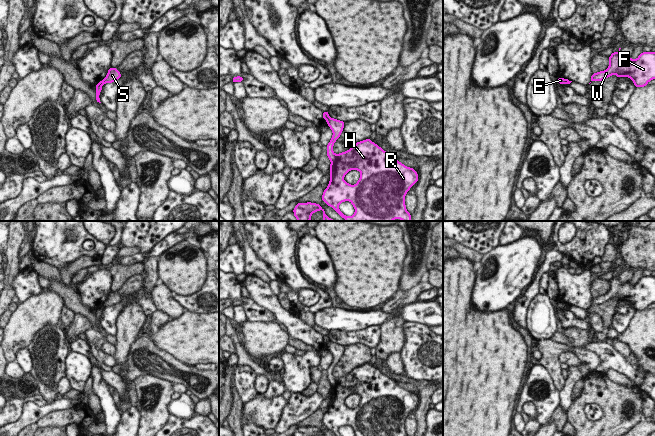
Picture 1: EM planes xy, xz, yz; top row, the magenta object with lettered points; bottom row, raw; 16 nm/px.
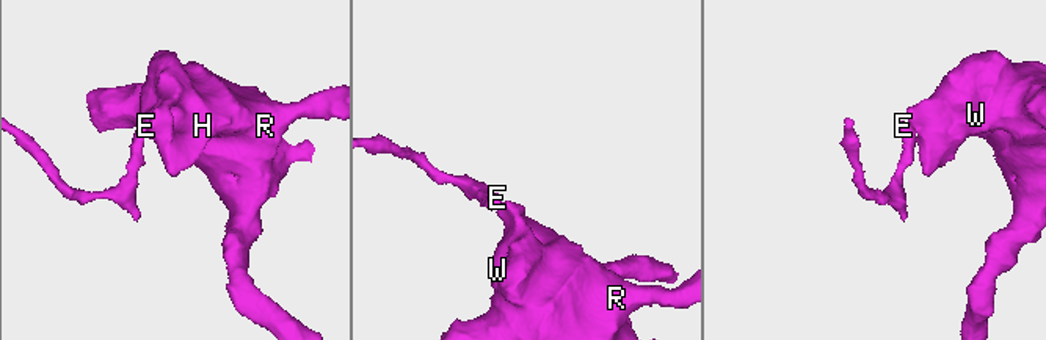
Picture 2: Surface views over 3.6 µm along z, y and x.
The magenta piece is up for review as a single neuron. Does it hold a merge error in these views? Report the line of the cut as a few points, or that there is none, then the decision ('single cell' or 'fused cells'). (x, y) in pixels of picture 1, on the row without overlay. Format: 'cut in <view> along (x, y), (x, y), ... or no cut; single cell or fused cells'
cut in xy along (102, 304), (104, 307); fused cells

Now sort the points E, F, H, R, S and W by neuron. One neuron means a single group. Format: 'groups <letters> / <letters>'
groups E / F H R S W

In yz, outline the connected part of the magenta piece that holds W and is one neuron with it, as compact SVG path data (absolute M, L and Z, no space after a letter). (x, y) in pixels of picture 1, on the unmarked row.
M620 273L611 278L609 291L605 295L592 297L591 306L602 305L615 298L616 301L629 301L636 311L644 311L655 303L655 277L643 275L635 284L631 281L622 284Z

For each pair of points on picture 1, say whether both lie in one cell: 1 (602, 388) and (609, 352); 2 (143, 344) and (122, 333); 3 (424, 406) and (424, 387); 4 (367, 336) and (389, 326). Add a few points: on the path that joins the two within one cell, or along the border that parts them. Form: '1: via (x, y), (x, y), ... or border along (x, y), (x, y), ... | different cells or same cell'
1: border along (597, 370), (605, 373) | different cells
2: border along (136, 336), (129, 349), (126, 362) | different cells
3: via (424, 401), (424, 392) | same cell
4: border along (379, 326), (380, 341), (375, 347) | different cells

